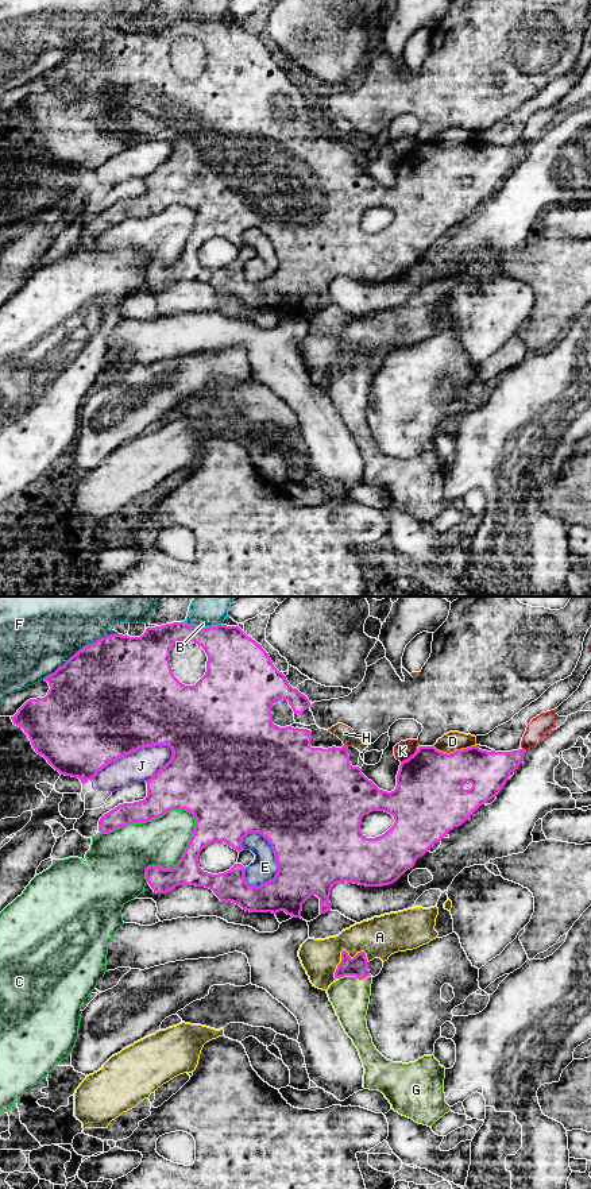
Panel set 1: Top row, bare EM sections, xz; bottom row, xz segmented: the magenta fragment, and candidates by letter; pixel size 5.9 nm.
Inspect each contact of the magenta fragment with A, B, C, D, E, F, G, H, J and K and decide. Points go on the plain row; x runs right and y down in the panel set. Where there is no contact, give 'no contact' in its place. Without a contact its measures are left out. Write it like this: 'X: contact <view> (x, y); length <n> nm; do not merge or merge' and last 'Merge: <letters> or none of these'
A: contact xz (342, 348); length 240 nm; do not merge
B: contact xz (203, 23); length 240 nm; do not merge
C: contact xz (147, 215); length 600 nm; do not merge
D: contact xz (456, 146); length 260 nm; do not merge
E: contact xz (275, 253); length 340 nm; do not merge
F: contact xz (81, 45); length 550 nm; do not merge
G: contact xz (354, 370); length 190 nm; merge
H: contact xz (346, 141); length 30 nm; do not merge
J: contact xz (131, 147); length 550 nm; do not merge
K: contact xz (410, 151); length 130 nm; do not merge
Merge: G

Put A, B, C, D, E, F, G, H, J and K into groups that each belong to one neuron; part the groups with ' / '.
A / B / C / D / E / F / G / H / J / K

